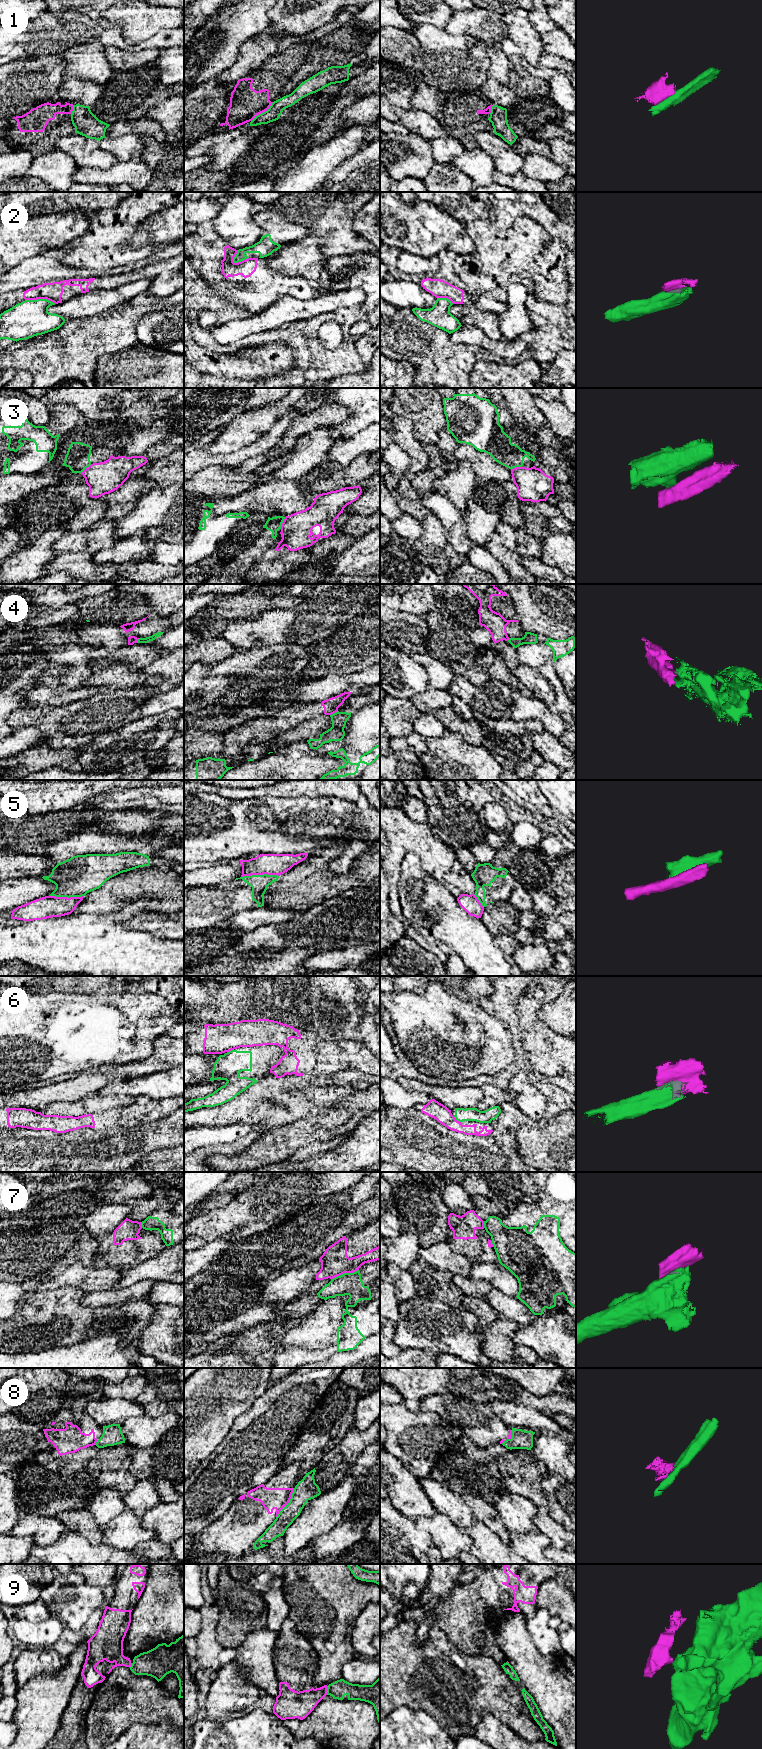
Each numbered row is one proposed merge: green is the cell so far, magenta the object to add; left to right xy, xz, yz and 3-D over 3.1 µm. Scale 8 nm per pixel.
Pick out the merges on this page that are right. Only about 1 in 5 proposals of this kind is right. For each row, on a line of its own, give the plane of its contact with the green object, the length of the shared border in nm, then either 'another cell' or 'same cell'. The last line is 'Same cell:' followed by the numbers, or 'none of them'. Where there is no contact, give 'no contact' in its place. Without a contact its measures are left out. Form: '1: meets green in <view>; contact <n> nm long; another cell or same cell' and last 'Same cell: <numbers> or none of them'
1: meets green in xz; contact 240 nm long; another cell
2: meets green in xy; contact 260 nm long; another cell
3: meets green in xz; contact 100 nm long; another cell
4: meets green in xz; contact 80 nm long; another cell
5: meets green in xz; contact 300 nm long; another cell
6: meets green in yz; contact 80 nm long; another cell
7: meets green in xz; contact 240 nm long; another cell
8: meets green in xz; contact 280 nm long; another cell
9: meets green in xz; contact 70 nm long; another cell
Same cell: none of them

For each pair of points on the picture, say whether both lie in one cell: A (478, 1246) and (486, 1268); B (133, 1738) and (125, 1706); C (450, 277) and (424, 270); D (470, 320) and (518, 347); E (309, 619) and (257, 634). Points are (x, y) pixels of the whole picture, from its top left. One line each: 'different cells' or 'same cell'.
A: different cells
B: different cells
C: same cell
D: different cells
E: same cell

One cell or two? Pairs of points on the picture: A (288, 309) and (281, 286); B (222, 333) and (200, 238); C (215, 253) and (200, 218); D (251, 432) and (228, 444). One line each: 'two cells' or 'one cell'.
A: two cells
B: two cells
C: one cell
D: one cell

